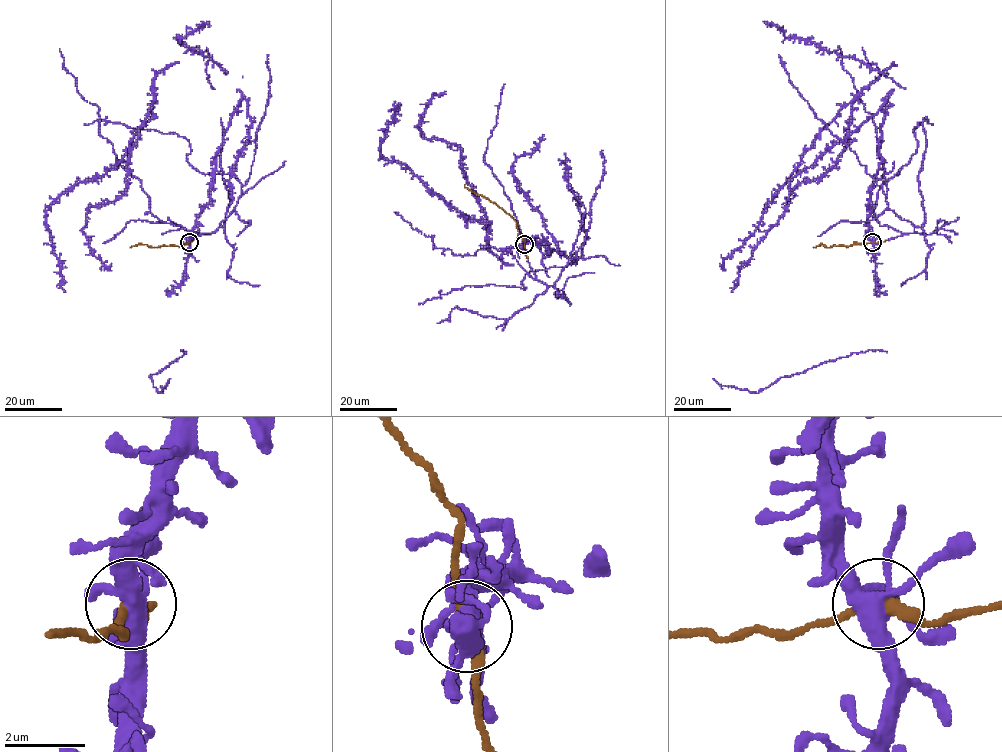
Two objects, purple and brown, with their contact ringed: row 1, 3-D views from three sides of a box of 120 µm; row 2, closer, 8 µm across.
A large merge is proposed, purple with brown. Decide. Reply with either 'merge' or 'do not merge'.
merge

